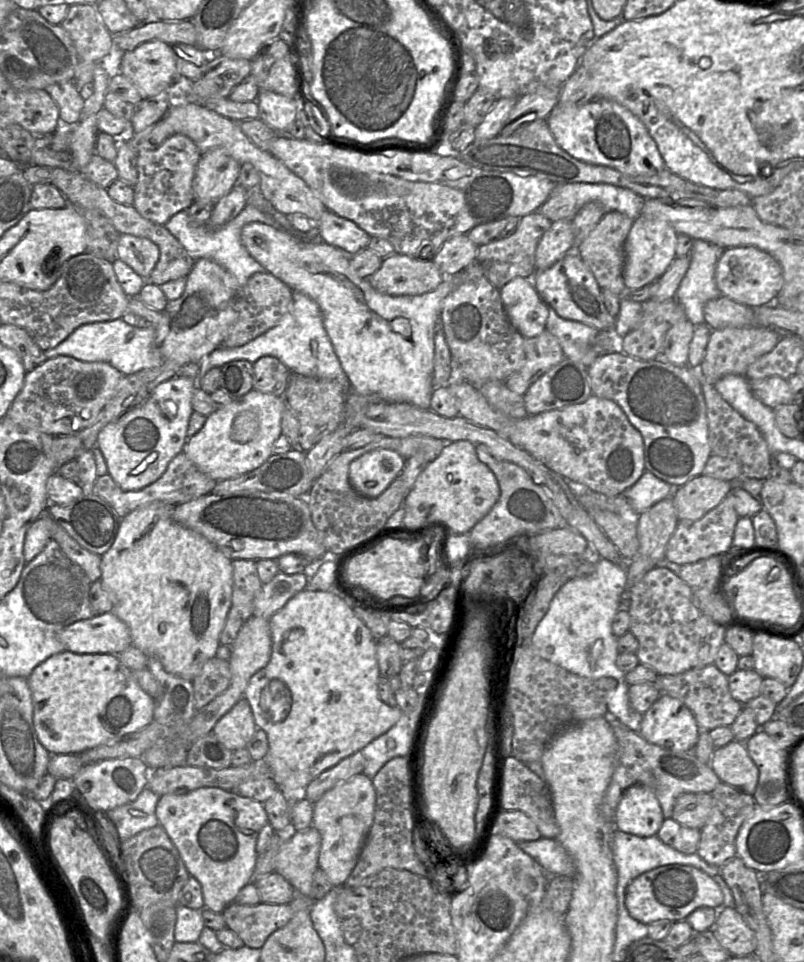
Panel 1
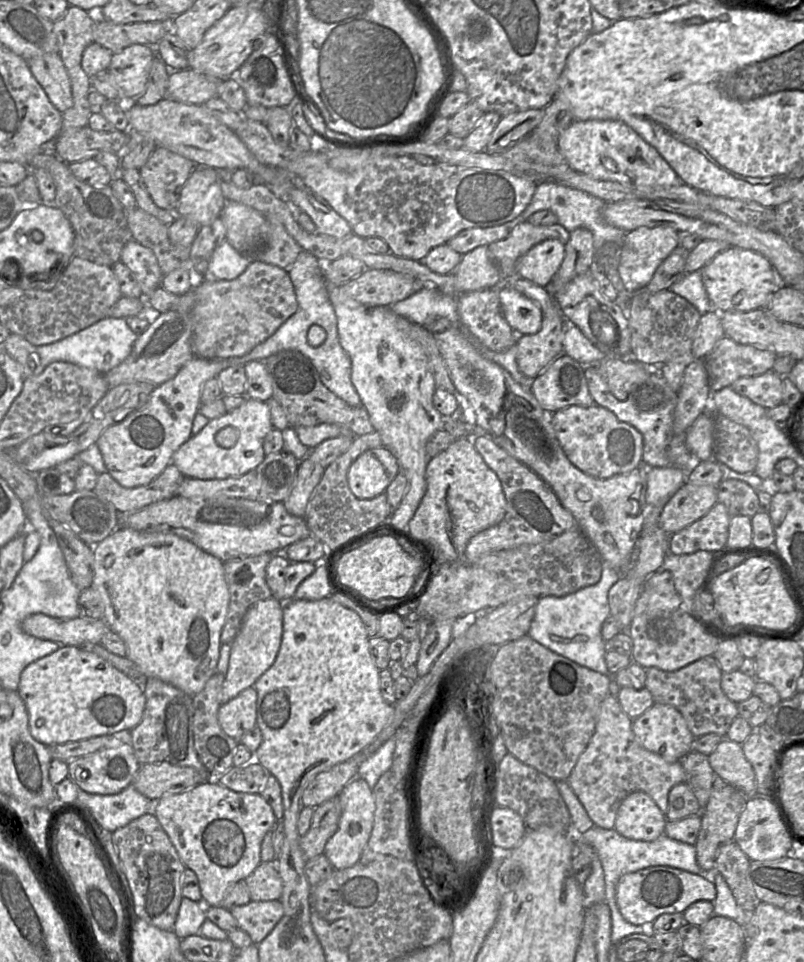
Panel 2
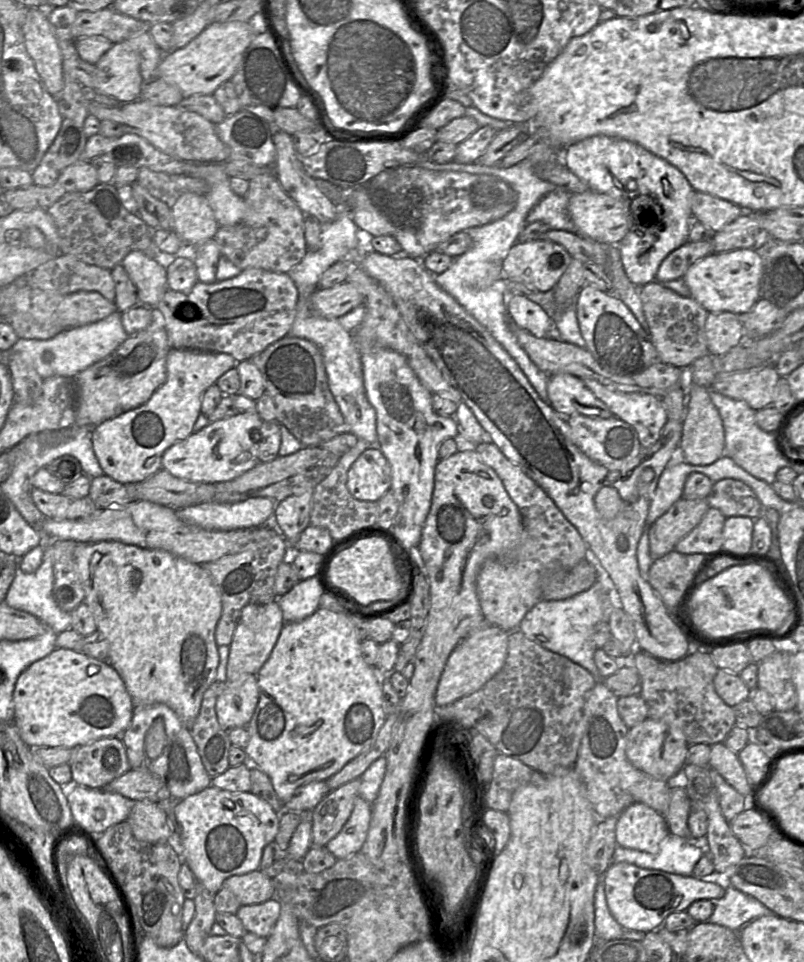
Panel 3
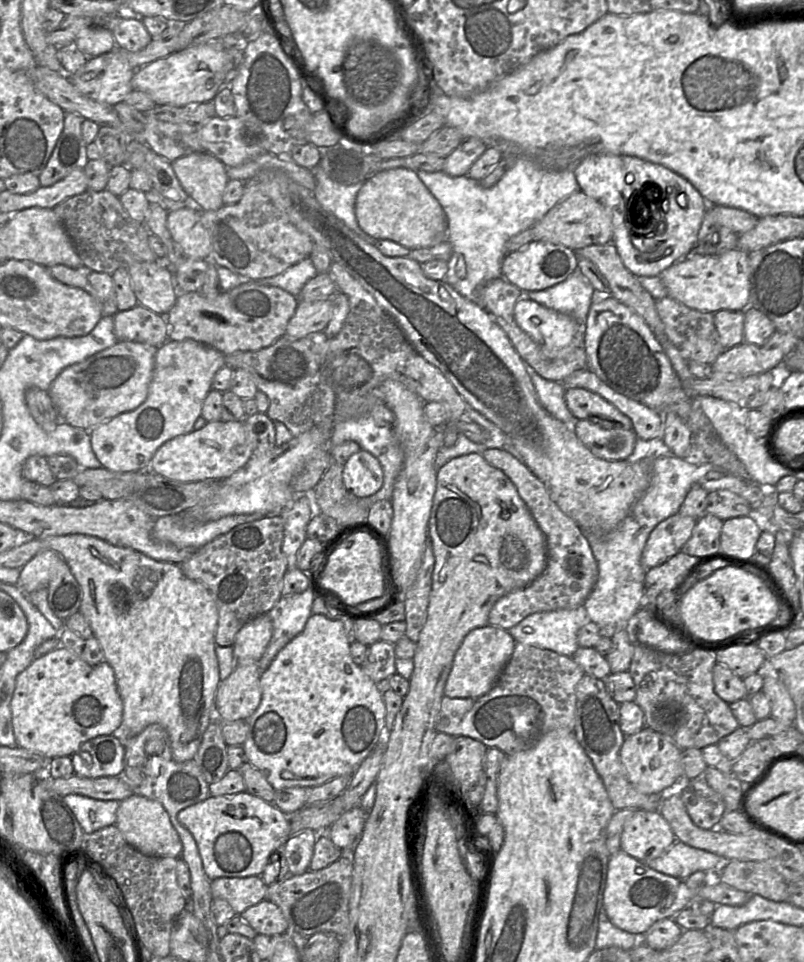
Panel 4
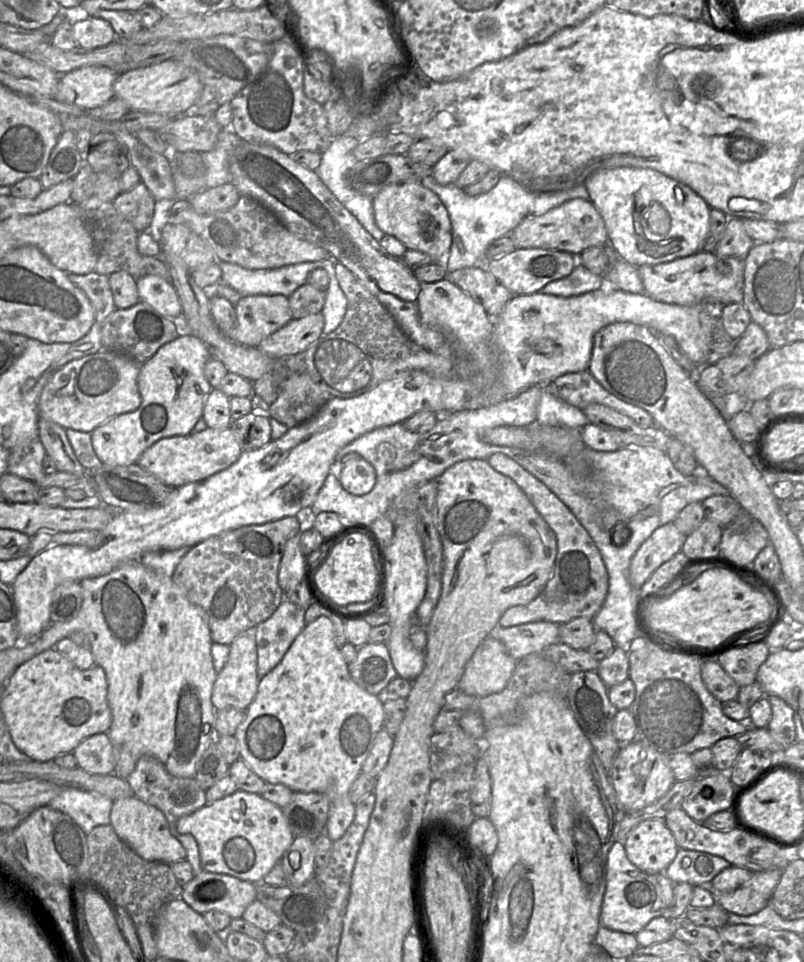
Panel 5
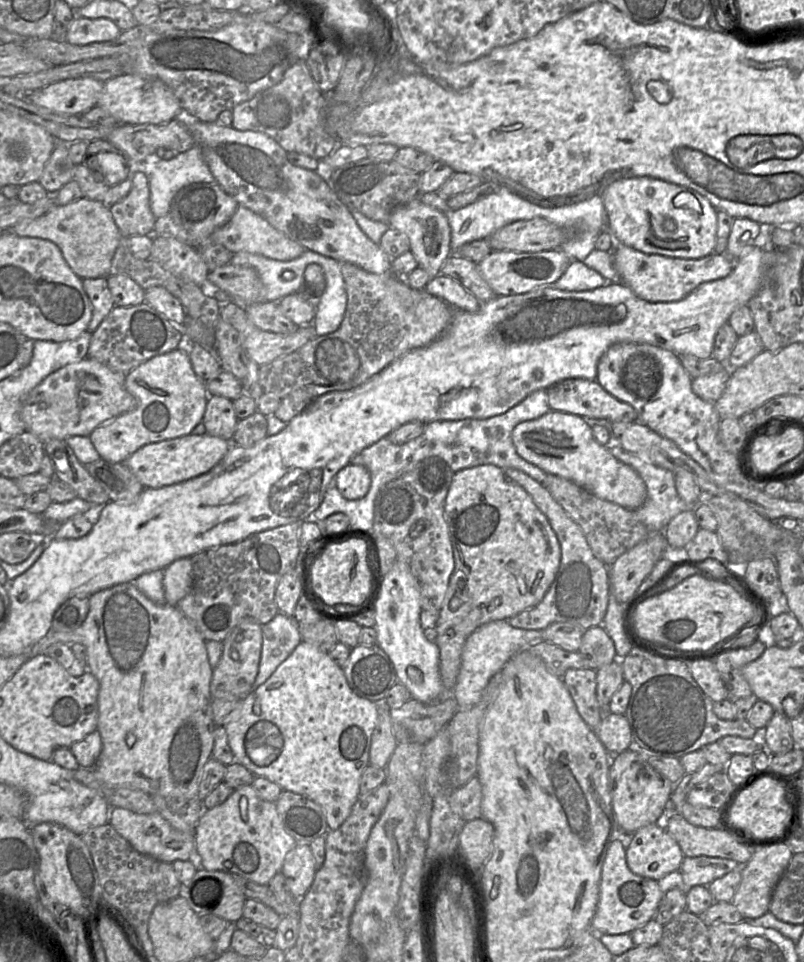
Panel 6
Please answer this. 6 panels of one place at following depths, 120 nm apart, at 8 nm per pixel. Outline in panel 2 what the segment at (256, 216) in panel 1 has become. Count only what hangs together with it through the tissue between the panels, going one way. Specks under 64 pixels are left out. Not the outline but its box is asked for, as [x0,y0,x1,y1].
[205,240,252,280]

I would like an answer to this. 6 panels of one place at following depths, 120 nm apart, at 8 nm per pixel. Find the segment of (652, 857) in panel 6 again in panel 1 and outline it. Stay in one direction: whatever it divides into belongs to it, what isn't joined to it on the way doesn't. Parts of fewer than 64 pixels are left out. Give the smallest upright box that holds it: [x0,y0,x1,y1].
[614,784,665,837]

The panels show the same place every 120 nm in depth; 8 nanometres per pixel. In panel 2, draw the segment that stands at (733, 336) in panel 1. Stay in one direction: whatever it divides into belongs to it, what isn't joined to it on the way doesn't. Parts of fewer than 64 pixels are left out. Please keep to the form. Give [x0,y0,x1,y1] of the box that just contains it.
[703,336,776,392]

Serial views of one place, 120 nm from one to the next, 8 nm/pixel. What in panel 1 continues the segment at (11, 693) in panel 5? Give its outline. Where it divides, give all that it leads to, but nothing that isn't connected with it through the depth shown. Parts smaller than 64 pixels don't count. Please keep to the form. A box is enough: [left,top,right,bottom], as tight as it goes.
[27,650,155,755]

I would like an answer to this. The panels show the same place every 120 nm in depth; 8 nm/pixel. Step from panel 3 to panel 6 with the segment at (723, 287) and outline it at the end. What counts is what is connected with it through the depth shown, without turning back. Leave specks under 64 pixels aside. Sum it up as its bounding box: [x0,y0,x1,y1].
[612,242,733,302]

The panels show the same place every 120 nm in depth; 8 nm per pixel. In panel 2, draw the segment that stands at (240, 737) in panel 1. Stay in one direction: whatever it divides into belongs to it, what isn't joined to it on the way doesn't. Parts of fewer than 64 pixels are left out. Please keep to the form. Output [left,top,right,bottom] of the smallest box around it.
[218,686,257,741]

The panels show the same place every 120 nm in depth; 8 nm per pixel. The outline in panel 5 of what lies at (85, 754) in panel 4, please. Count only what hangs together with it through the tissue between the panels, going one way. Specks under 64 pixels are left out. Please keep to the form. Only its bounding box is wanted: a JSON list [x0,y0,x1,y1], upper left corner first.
[72,733,116,774]

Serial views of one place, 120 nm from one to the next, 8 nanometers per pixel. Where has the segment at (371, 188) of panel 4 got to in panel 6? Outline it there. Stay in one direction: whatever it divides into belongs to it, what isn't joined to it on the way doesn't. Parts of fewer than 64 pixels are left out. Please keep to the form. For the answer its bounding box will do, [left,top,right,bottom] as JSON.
[388,197,451,279]

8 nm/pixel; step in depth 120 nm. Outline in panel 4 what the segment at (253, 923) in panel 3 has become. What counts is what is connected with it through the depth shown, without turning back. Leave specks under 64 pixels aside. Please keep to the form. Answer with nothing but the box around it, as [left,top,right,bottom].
[240,899,290,935]

